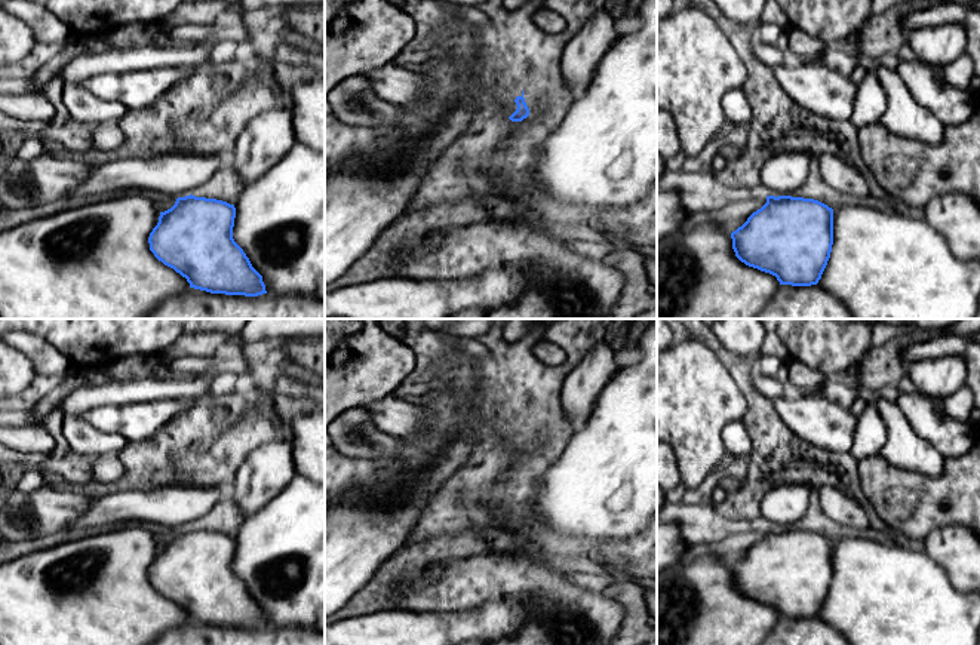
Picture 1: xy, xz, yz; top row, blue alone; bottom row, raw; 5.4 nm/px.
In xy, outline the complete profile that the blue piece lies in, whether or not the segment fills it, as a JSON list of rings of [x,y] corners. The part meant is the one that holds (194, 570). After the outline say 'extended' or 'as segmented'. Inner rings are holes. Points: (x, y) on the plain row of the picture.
[[[193,526],[178,529],[170,541],[160,544],[159,555],[148,569],[150,583],[185,609],[190,620],[245,629],[267,626],[262,608],[233,571],[234,550],[236,540],[227,534]]] | as segmented

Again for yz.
[[[767,528],[767,535],[731,565],[735,589],[749,599],[769,605],[780,617],[817,617],[833,577],[833,541],[804,529]]] | as segmented

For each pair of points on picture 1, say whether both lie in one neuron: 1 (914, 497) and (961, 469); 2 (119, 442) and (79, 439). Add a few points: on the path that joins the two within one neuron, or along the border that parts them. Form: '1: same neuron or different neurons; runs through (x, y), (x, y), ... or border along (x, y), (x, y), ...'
1: same neuron; runs through (925, 497), (933, 497), (949, 481)
2: same neuron; runs through (108, 442), (89, 441)

